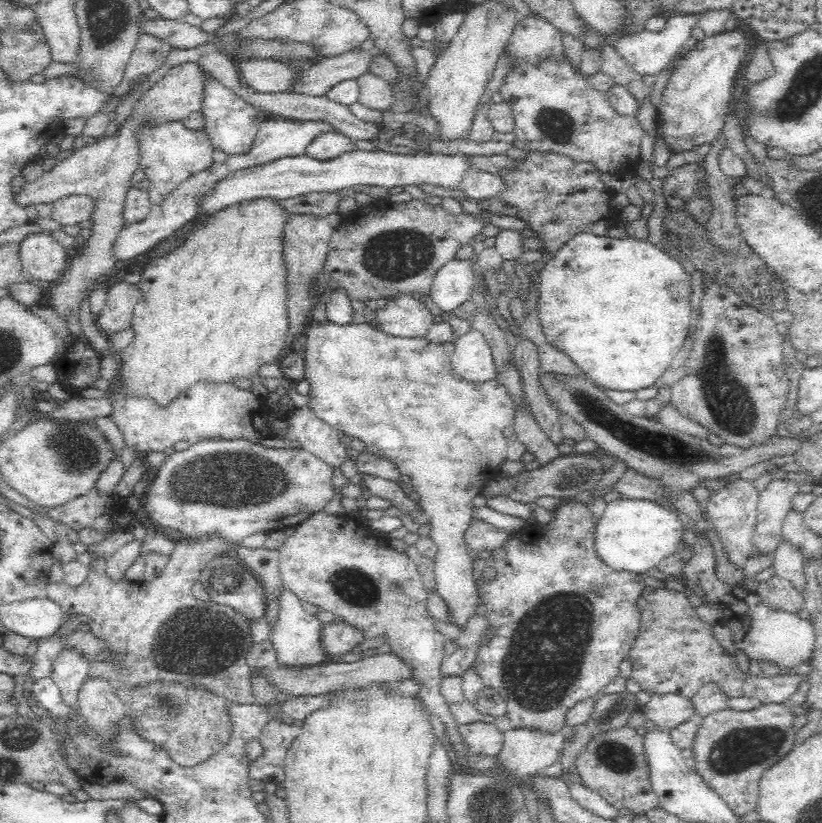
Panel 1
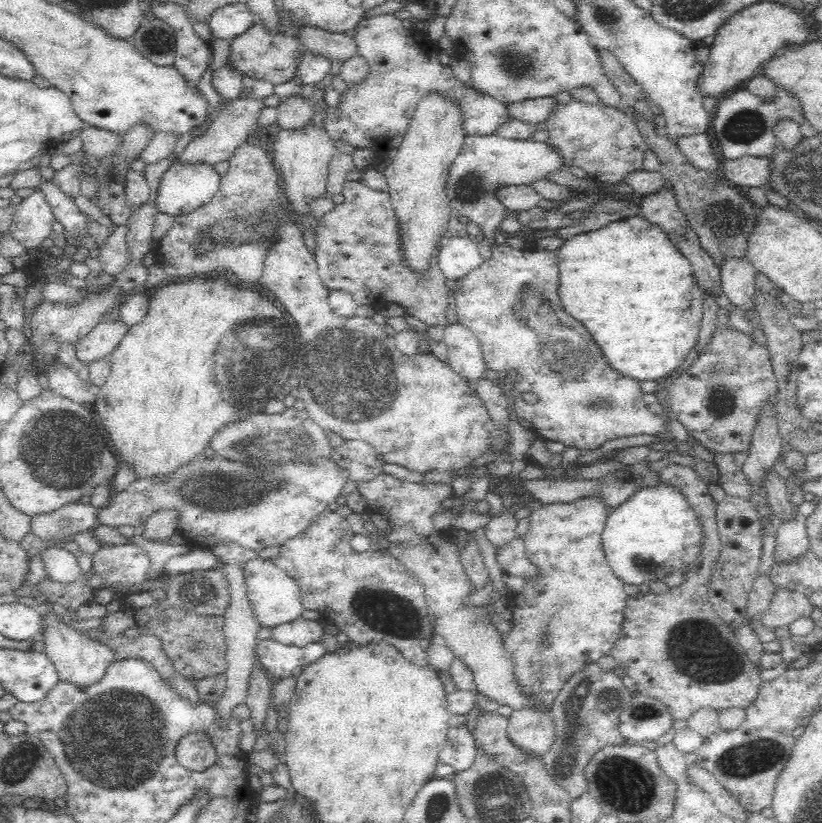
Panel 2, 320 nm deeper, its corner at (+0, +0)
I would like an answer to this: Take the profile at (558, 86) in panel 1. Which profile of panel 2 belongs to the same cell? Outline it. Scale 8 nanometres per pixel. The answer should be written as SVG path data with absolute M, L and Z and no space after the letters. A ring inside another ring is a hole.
M554 99L544 128L548 135L545 143L561 157L564 167L582 168L588 178L600 184L616 184L642 170L648 145L628 114L618 107L613 108L599 101L586 103L572 99L570 102L558 102Z

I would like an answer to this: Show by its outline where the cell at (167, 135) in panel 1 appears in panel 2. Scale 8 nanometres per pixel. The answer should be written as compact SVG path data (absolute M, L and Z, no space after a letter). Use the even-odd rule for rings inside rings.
M176 158L160 179L155 198L157 210L170 214L170 216L178 216L196 210L199 206L210 202L219 191L221 177L213 164L180 161Z

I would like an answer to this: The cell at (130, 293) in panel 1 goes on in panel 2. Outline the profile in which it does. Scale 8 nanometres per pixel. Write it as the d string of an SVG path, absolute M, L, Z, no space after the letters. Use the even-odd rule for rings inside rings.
M121 317L118 320L103 320L78 340L75 345L77 359L88 365L98 358L111 354L128 330L127 323Z

